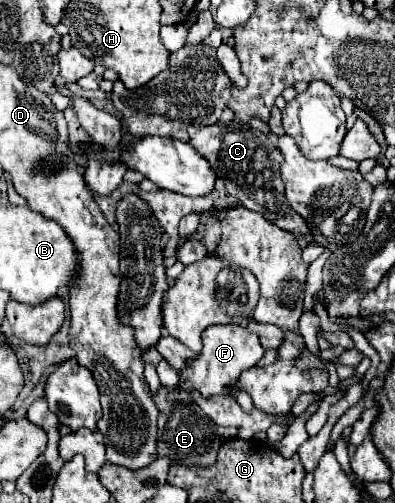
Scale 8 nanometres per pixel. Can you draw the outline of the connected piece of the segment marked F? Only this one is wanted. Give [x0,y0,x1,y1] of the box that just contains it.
[180,325,264,395]

